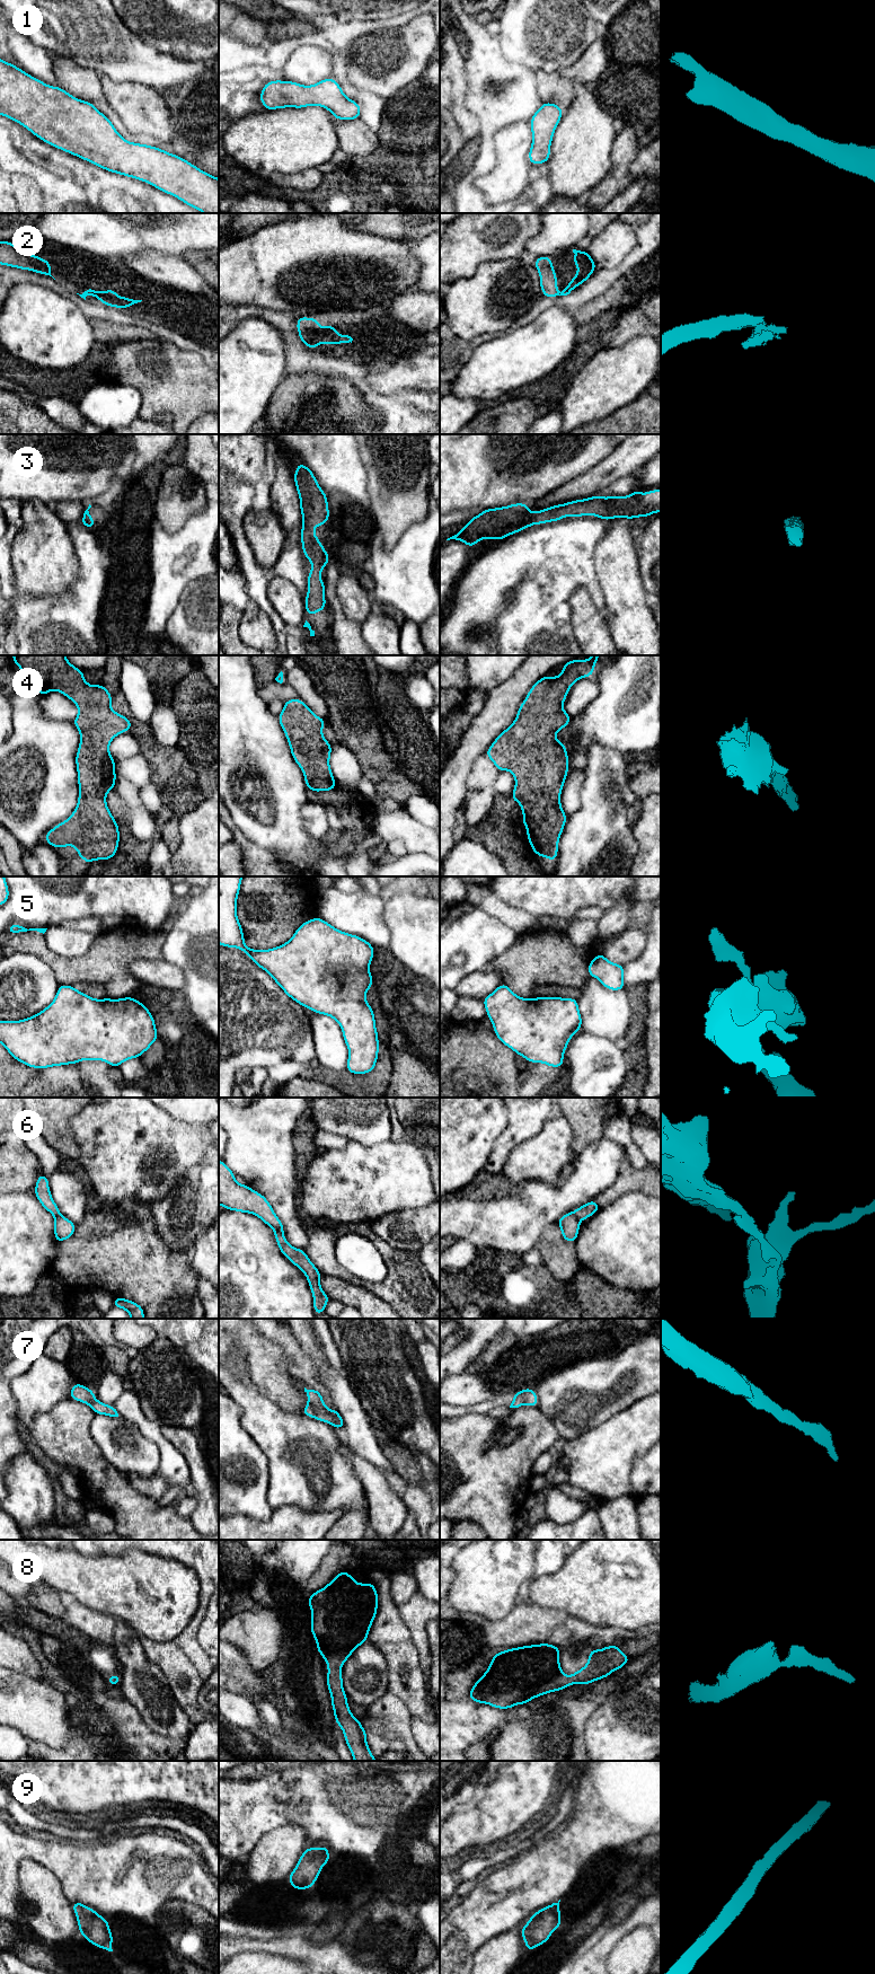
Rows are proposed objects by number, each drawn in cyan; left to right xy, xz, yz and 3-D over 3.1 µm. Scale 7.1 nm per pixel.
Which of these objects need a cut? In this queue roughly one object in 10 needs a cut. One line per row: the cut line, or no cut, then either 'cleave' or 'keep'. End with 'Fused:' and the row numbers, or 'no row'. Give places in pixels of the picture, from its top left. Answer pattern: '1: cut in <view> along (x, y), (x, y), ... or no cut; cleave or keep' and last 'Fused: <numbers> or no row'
1: no cut; keep
2: no cut; keep
3: no cut; keep
4: no cut; keep
5: no cut; keep
6: cut in yz along (571, 1213), (579, 1221); cleave
7: no cut; keep
8: no cut; keep
9: no cut; keep
Fused: 6

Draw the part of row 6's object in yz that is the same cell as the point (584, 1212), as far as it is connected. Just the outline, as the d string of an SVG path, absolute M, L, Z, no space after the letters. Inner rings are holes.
M590 1200L584 1206L576 1208L572 1214L578 1219L583 1220L594 1215L600 1209L595 1200Z

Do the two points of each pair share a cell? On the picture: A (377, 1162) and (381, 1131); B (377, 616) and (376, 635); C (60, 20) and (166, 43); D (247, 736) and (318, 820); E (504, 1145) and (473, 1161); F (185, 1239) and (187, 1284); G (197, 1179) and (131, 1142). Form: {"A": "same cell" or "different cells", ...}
{"A": "different cells", "B": "same cell", "C": "different cells", "D": "different cells", "E": "different cells", "F": "different cells", "G": "different cells"}

